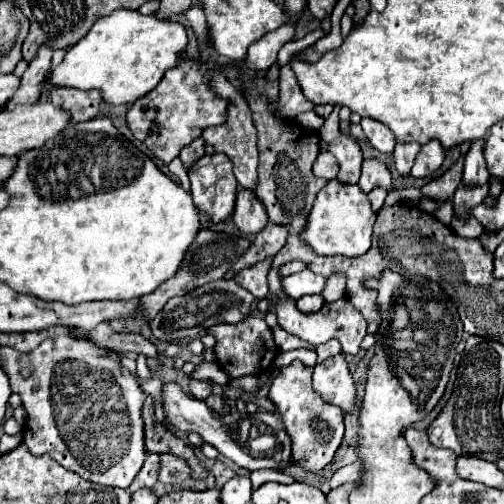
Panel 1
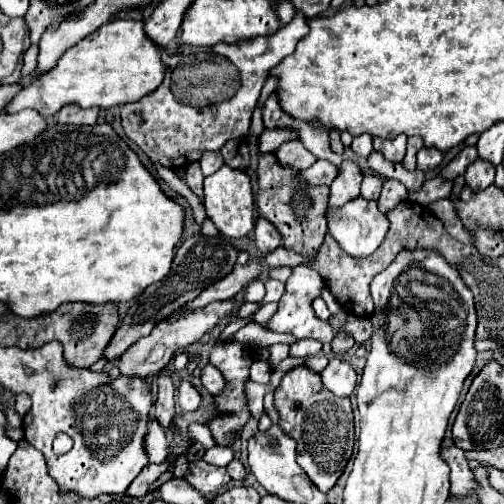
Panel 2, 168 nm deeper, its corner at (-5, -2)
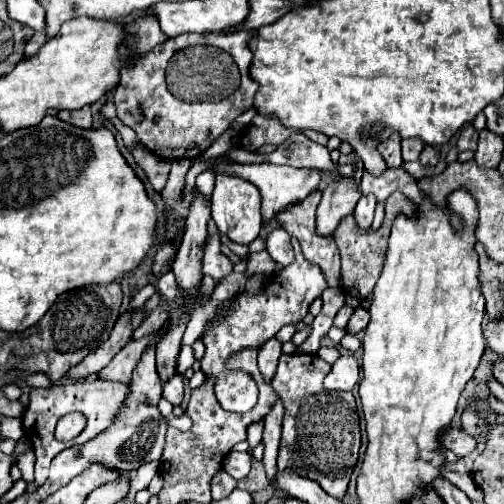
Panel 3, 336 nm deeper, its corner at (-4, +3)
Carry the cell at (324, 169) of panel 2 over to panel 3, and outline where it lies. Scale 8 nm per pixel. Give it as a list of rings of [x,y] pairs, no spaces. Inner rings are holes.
[[[216,164],[214,166],[216,172],[226,172],[226,174],[234,174],[240,176],[248,182],[252,182],[260,194],[262,194],[262,216],[264,220],[270,220],[274,214],[278,214],[280,210],[288,208],[290,204],[296,204],[300,200],[304,200],[320,182],[322,178],[322,170],[316,168],[292,168],[292,166],[274,166],[274,164]]]

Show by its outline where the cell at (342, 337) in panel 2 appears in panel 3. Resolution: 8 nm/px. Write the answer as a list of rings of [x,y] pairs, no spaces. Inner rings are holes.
[[[356,306],[352,318],[350,318],[348,326],[346,326],[346,332],[348,332],[348,334],[360,334],[360,332],[368,326],[368,320],[370,320],[368,310],[362,308],[362,306]]]

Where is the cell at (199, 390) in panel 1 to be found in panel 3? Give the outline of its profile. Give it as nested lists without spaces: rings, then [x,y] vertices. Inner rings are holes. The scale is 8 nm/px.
[[[180,374],[172,376],[172,380],[168,380],[168,384],[164,386],[164,394],[162,394],[170,404],[182,404],[184,398],[184,378]]]

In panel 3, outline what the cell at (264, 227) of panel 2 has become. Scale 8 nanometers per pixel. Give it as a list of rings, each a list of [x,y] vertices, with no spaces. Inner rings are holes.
[[[274,228],[268,236],[266,236],[266,252],[282,266],[288,266],[294,260],[294,252],[292,252],[292,242],[290,242],[290,234],[284,228]]]

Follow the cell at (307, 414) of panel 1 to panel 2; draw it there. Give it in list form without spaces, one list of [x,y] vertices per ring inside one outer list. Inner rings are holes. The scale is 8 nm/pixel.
[[[307,365],[287,371],[275,389],[275,405],[279,409],[279,427],[297,443],[297,463],[309,479],[327,493],[335,487],[337,479],[353,455],[355,429],[353,409],[349,397],[335,397],[321,381],[321,375]]]

